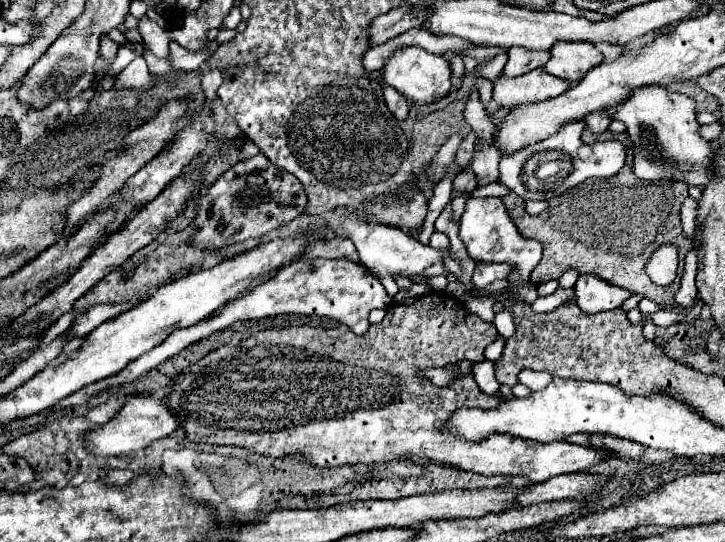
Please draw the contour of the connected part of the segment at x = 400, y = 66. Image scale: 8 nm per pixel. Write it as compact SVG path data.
M410 46L396 50L386 66L384 66L384 80L396 88L400 94L404 94L408 100L418 102L418 104L430 104L442 100L450 90L452 90L452 70L450 62L438 54L430 54L420 46Z

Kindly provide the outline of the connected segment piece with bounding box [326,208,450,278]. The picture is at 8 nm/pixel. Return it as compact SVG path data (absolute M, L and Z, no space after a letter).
M334 208L328 218L326 224L330 226L330 230L336 236L342 238L350 238L360 254L360 262L368 268L370 274L374 274L376 278L384 278L384 276L412 276L412 274L422 274L424 268L432 266L436 260L444 262L446 256L450 256L450 250L434 250L430 246L420 244L418 240L414 240L410 234L406 234L400 228L394 226L386 226L386 224L376 224L370 222L366 218L356 218L352 212L348 212L346 208Z

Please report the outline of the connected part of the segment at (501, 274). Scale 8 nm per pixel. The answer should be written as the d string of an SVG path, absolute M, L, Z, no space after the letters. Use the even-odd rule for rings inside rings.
M478 262L472 282L476 288L484 288L494 280L504 280L510 274L510 266L508 264L496 264L496 262Z

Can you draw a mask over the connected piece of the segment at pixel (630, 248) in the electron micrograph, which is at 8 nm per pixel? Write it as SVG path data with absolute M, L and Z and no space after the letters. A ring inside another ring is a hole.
M588 128L582 132L582 140L586 144L594 144L598 140L620 140L628 146L628 156L622 172L612 178L600 178L600 180L586 180L570 190L566 190L562 196L552 196L548 202L548 208L538 214L530 216L524 206L526 202L518 198L514 192L508 192L502 196L502 202L516 224L516 228L534 240L540 240L544 244L544 256L540 264L532 272L532 282L544 284L548 280L558 280L568 268L580 270L580 274L594 274L602 280L608 280L610 284L618 284L622 288L630 288L634 294L642 294L656 304L662 304L666 308L674 306L674 294L680 288L682 278L682 264L686 254L694 248L692 238L686 238L680 224L680 206L682 200L688 196L688 186L680 180L638 180L632 170L632 142L622 134L592 134ZM672 242L682 244L680 250L680 272L676 280L662 288L650 282L650 278L644 272L646 260L652 256L652 252L658 248L658 244Z

